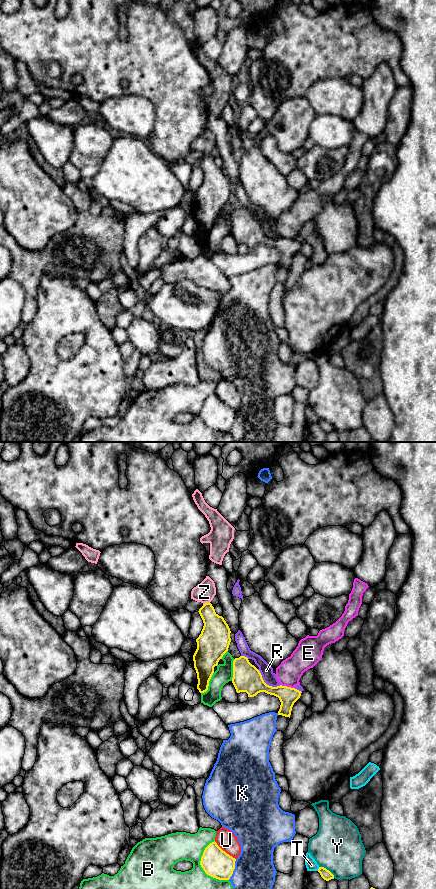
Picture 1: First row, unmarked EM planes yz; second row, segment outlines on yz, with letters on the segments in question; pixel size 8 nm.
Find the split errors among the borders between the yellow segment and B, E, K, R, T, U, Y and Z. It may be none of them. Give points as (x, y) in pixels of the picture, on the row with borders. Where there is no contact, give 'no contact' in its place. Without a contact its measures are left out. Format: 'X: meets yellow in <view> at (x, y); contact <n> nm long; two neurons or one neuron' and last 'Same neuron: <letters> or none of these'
B: meets yellow in yz at (201, 866); contact 340 nm long; two neurons
E: meets yellow in yz at (287, 687); contact 110 nm long; two neurons
K: meets yellow in yz at (234, 868); contact 180 nm long; two neurons
R: meets yellow in yz at (265, 683); contact 240 nm long; two neurons
T: meets yellow in yz at (318, 869); contact 40 nm long; two neurons
U: meets yellow in yz at (224, 851); contact 220 nm long; two neurons
Y: meets yellow in yz at (326, 869); contact 160 nm long; two neurons
Z: meets yellow in yz at (206, 603); contact 60 nm long; two neurons
Same neuron: none of these

